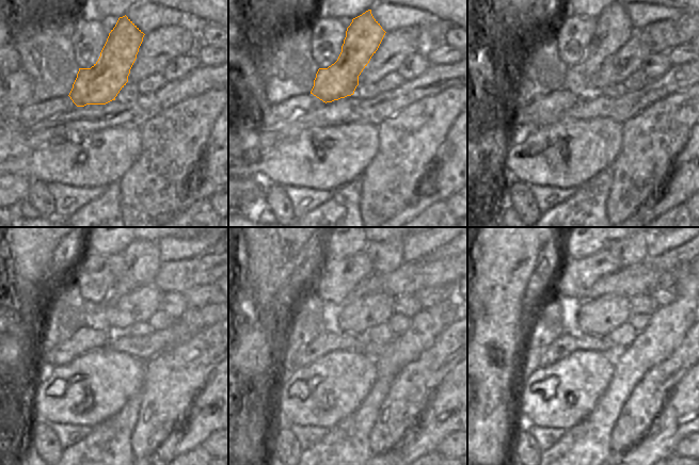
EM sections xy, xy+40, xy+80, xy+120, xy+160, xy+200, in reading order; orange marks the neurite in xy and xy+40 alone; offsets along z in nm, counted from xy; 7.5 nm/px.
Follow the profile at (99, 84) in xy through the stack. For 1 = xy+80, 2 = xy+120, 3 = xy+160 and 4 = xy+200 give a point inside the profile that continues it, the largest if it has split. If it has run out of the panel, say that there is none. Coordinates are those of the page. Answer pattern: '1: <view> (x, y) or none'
1: xy+80 (614, 29)
2: xy+120 (141, 258)
3: xy+160 (385, 256)
4: xy+200 (632, 250)

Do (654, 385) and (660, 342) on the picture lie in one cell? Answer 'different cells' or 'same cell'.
different cells

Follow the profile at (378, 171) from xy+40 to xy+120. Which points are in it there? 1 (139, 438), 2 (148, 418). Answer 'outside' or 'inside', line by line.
1: inside
2: inside

